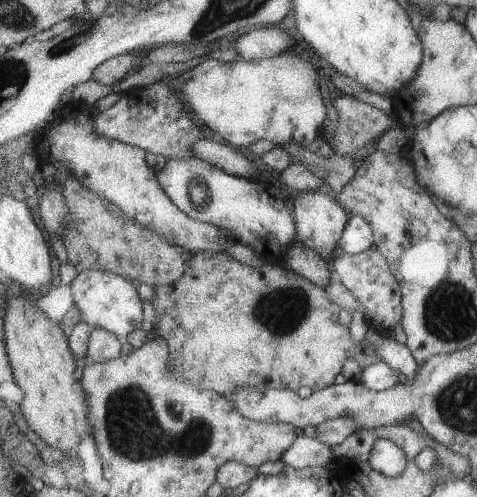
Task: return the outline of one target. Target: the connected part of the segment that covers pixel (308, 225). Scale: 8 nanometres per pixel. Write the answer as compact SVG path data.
M329 189L300 192L294 200L293 212L299 239L305 243L307 248L315 250L323 258L335 256L339 252L339 240L341 240L347 222L349 222L352 214L349 214L343 208L336 194L333 194Z

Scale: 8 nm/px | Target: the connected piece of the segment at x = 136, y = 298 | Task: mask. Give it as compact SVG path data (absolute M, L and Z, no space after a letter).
M86 270L78 273L71 285L75 294L75 305L82 316L81 320L97 329L108 330L120 338L128 337L131 332L141 327L145 301L129 279L114 272Z

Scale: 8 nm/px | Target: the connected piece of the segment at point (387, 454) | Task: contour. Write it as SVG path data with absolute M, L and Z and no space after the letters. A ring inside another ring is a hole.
M379 438L373 444L371 456L367 460L374 471L387 478L397 478L405 472L408 465L408 456L405 451L386 438Z

